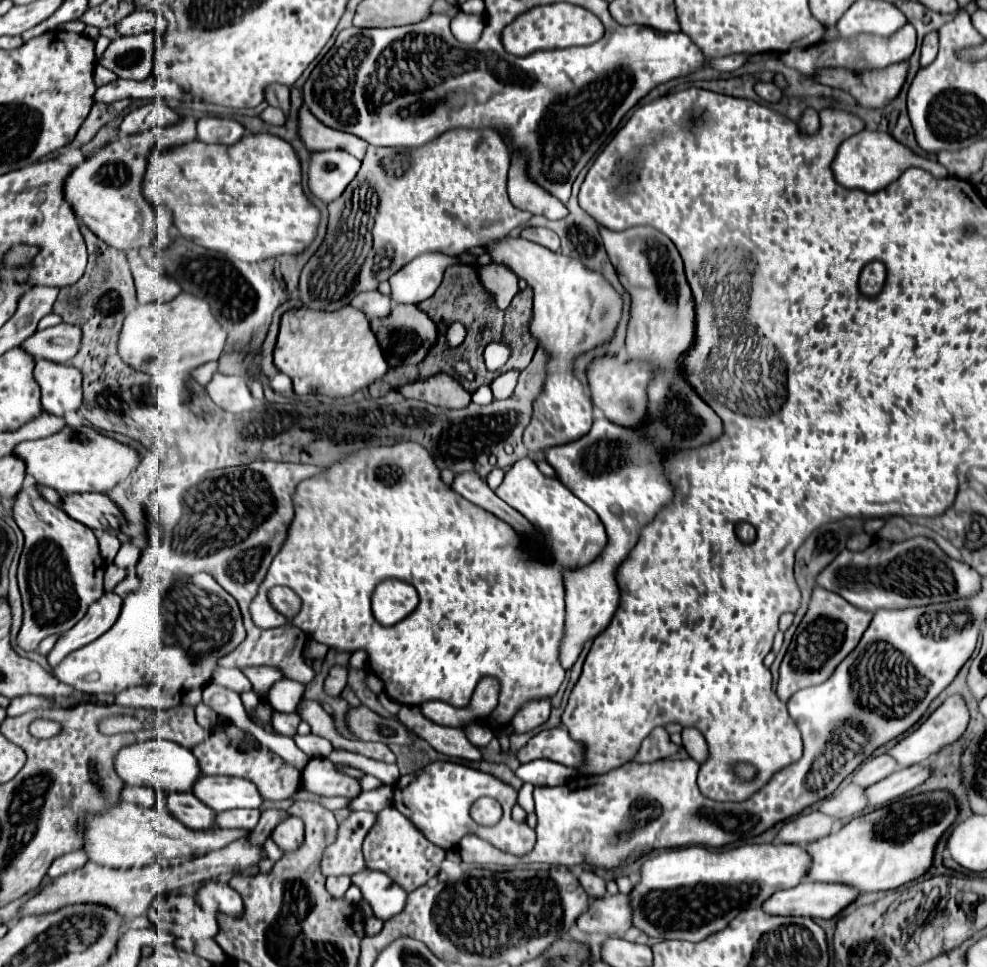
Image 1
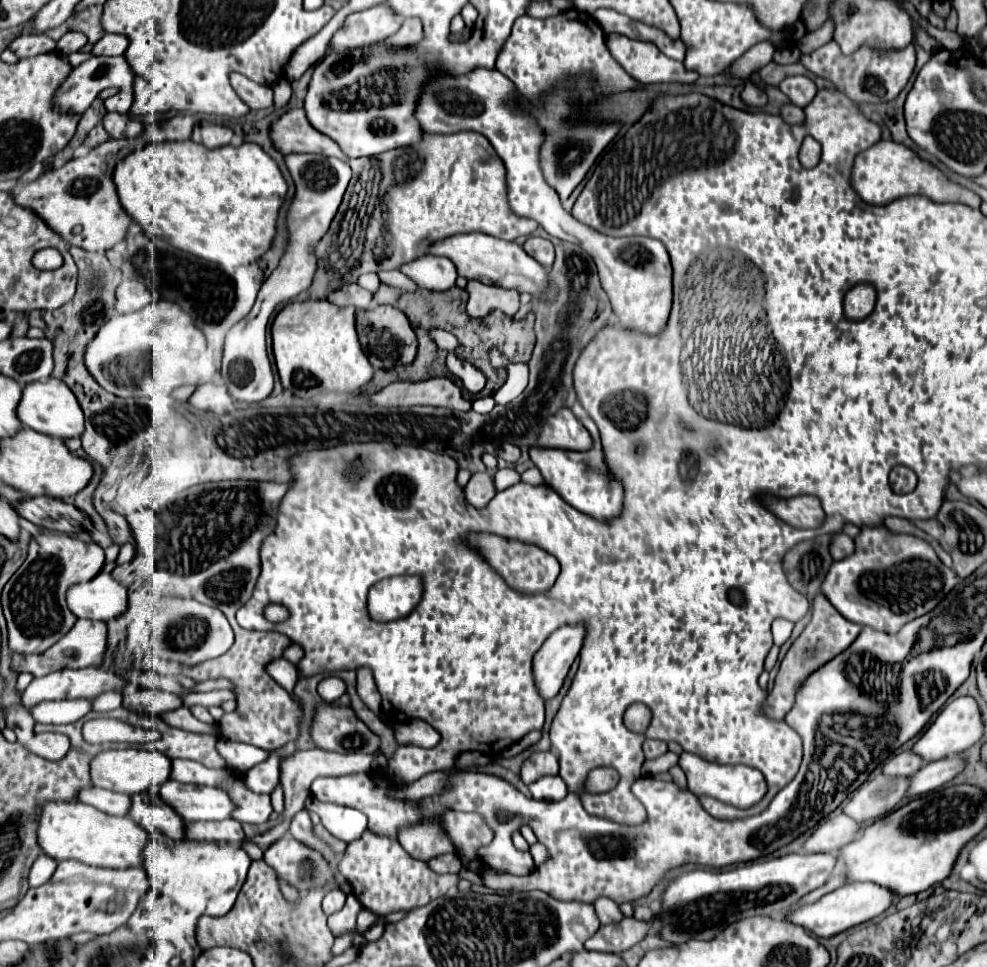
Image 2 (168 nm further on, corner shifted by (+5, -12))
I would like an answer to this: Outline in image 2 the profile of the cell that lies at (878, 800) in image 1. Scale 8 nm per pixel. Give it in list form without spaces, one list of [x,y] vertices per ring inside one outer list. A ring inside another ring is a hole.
[[[956,755],[952,759],[940,759],[934,763],[926,763],[918,773],[914,773],[910,777],[908,789],[906,789],[906,797],[918,797],[918,795],[926,795],[930,791],[936,791],[938,787],[950,783],[958,771],[962,771],[962,757]]]

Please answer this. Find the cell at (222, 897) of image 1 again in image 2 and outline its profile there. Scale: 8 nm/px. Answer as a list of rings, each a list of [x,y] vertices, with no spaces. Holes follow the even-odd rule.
[[[186,839],[174,843],[174,847],[166,847],[154,841],[144,847],[144,867],[148,877],[164,879],[170,897],[182,909],[210,917],[222,917],[232,909],[250,863],[252,859],[248,853],[242,847],[234,847],[230,843],[222,843],[222,847],[218,847],[218,843],[194,843]]]

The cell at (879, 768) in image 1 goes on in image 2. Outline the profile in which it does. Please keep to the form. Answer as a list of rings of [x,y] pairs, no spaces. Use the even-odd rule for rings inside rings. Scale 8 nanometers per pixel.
[[[902,751],[882,763],[882,773],[888,777],[908,777],[908,775],[914,775],[914,771],[918,771],[922,765],[924,763],[918,755],[910,751]]]

